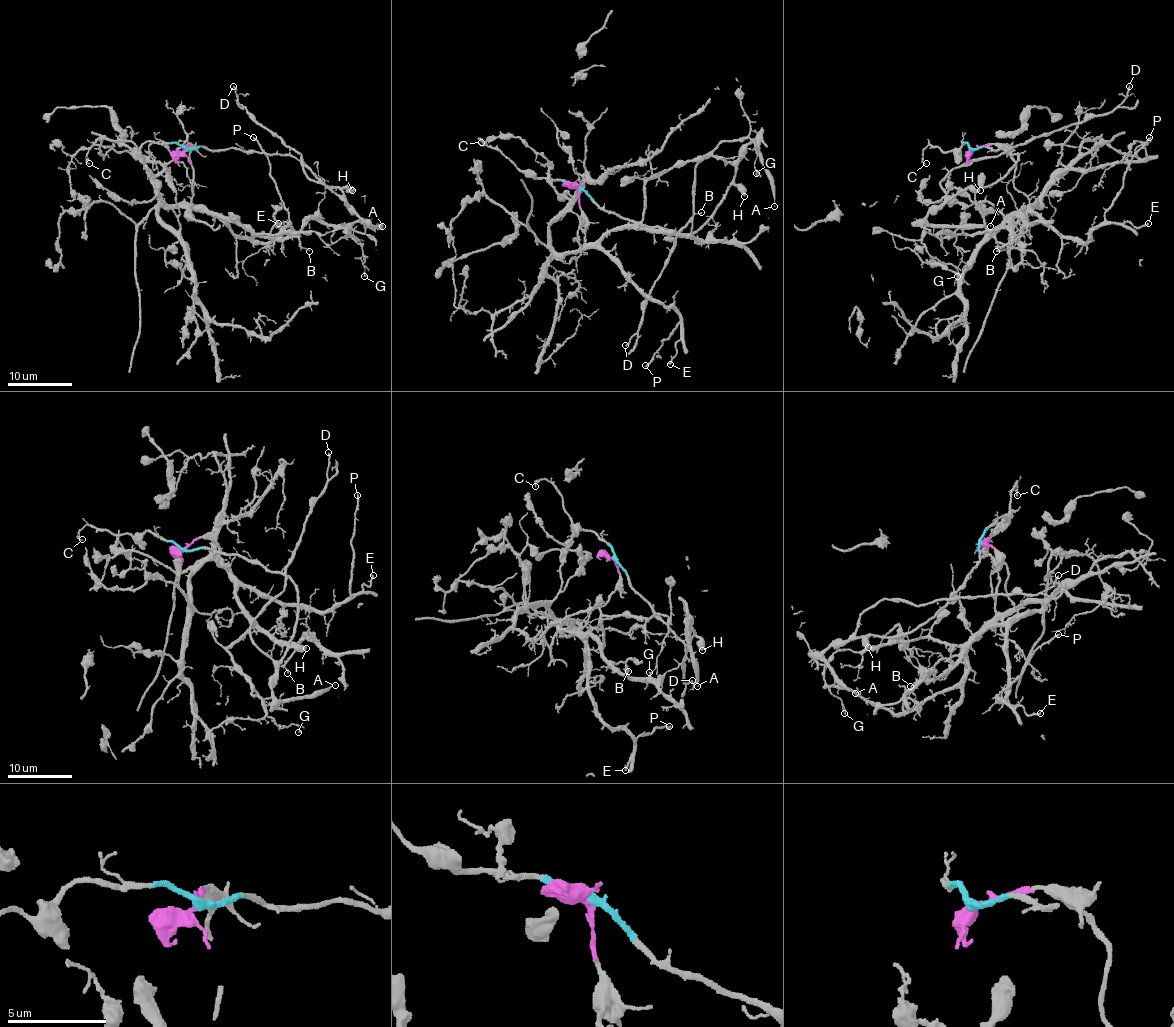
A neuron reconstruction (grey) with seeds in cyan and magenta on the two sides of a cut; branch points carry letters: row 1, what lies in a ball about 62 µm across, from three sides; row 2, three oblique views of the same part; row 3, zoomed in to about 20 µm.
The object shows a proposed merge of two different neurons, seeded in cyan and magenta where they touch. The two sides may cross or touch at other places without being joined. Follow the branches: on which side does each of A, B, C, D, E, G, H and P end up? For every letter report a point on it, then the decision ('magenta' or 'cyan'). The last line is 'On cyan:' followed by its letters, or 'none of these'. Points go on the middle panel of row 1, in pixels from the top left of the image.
A: (774, 206) | cyan
B: (701, 212) | magenta
C: (481, 142) | cyan
D: (625, 345) | cyan
E: (670, 364) | magenta
G: (756, 173) | magenta
H: (744, 196) | cyan
P: (645, 365) | magenta
On cyan: A, C, D, H

